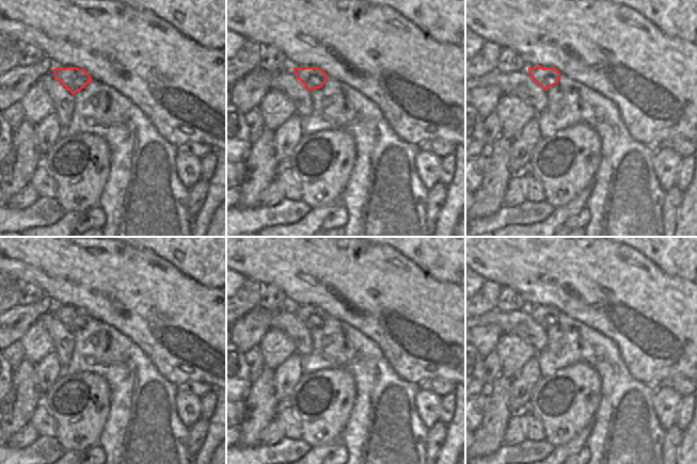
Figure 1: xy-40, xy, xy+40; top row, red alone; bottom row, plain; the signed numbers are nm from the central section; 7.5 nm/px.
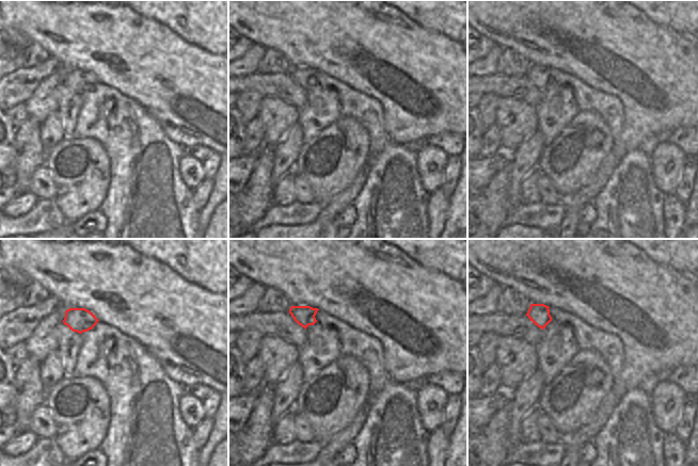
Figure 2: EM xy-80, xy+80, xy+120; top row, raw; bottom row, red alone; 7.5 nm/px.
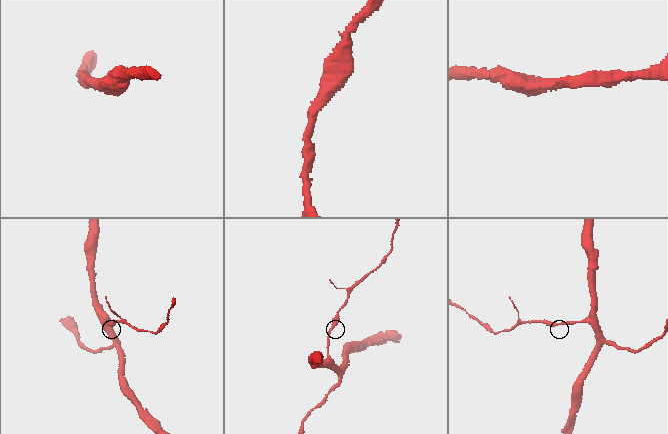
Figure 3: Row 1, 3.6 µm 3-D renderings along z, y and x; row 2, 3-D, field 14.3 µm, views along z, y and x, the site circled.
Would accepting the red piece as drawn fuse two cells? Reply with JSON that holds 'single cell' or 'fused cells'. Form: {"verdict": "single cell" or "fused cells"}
{"verdict": "single cell"}

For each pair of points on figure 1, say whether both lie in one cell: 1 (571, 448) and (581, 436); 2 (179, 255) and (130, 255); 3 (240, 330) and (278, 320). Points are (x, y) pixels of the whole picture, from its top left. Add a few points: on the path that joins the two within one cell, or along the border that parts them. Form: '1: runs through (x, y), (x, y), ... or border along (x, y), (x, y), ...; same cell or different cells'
1: runs through (574, 445), (580, 440); same cell
2: border along (136, 248), (151, 250), (171, 262), (178, 270); different cells
3: border along (275, 312), (269, 326); different cells

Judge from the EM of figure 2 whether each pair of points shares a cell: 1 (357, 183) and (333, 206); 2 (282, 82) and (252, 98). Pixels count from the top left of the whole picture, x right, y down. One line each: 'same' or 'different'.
1: same
2: different

